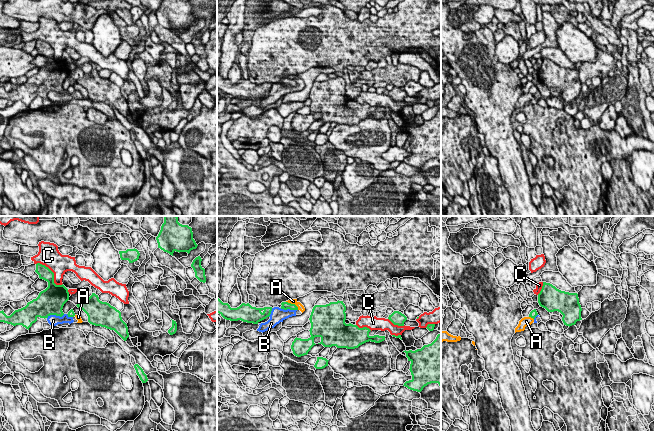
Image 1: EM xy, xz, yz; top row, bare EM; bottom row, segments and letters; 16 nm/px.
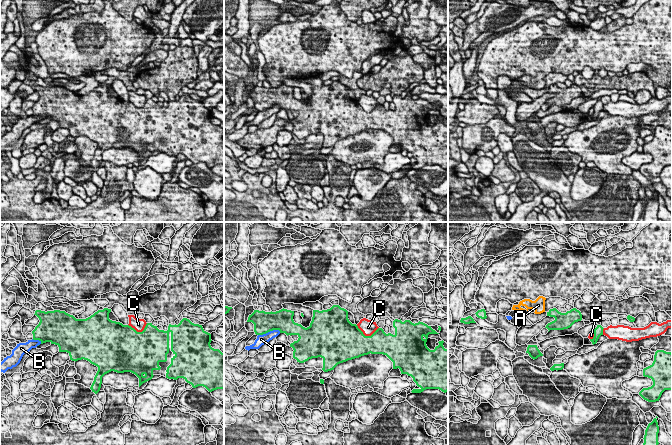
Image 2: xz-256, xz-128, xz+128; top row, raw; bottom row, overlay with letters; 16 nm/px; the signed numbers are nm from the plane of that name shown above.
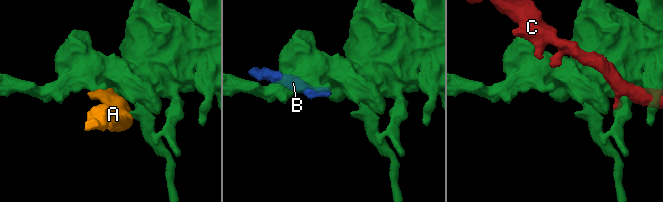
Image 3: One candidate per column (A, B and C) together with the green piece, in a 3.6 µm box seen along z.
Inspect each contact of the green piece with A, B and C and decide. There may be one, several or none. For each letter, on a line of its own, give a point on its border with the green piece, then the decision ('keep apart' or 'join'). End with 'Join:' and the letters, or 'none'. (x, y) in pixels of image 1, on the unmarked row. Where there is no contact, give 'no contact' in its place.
A: xz (293, 80) | keep apart
B: xy (55, 90) | keep apart
C: xy (53, 49) | keep apart
Join: none

